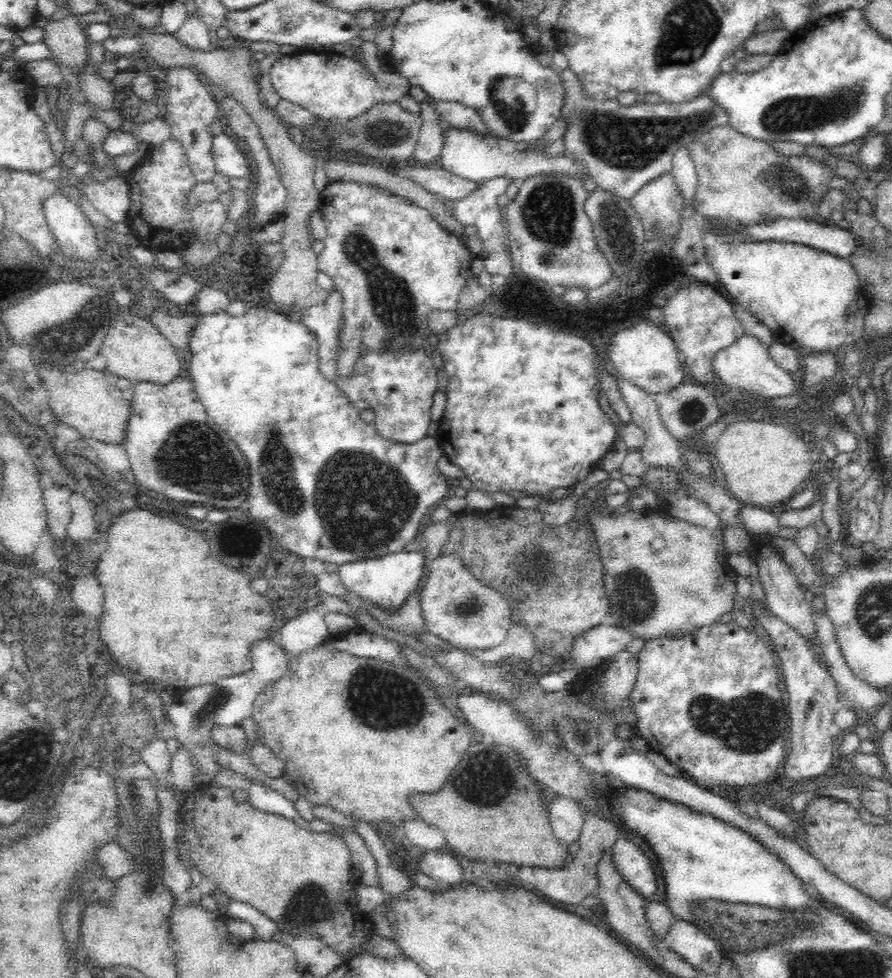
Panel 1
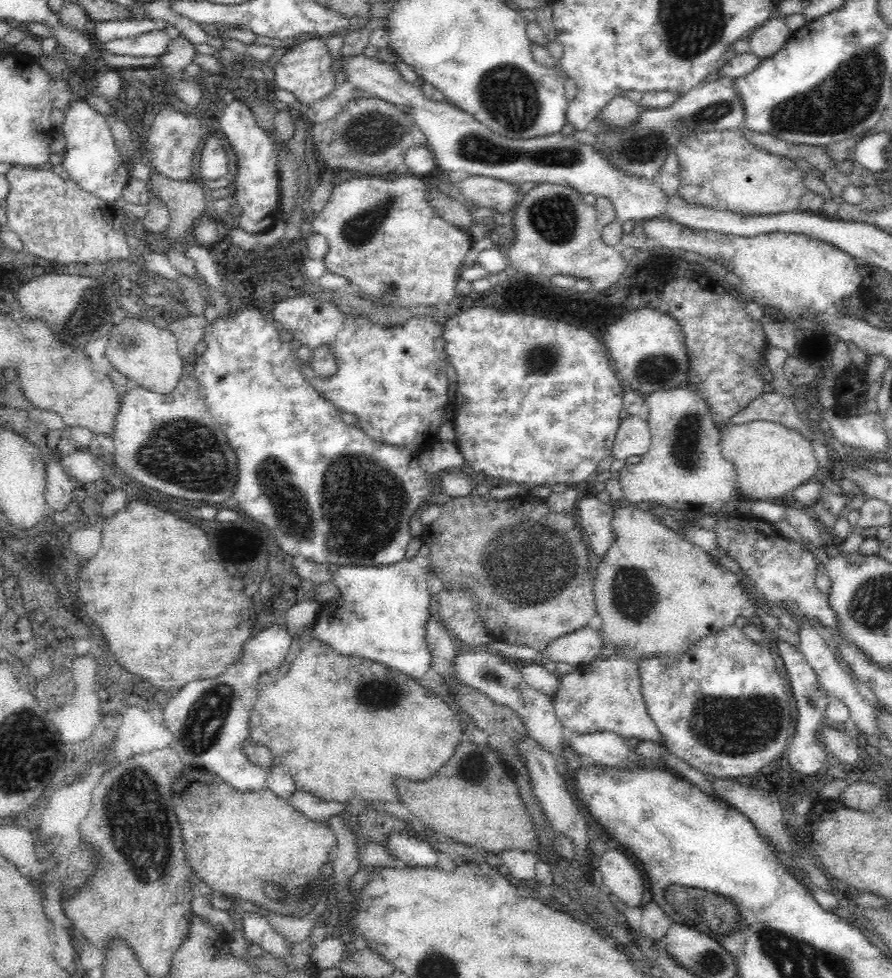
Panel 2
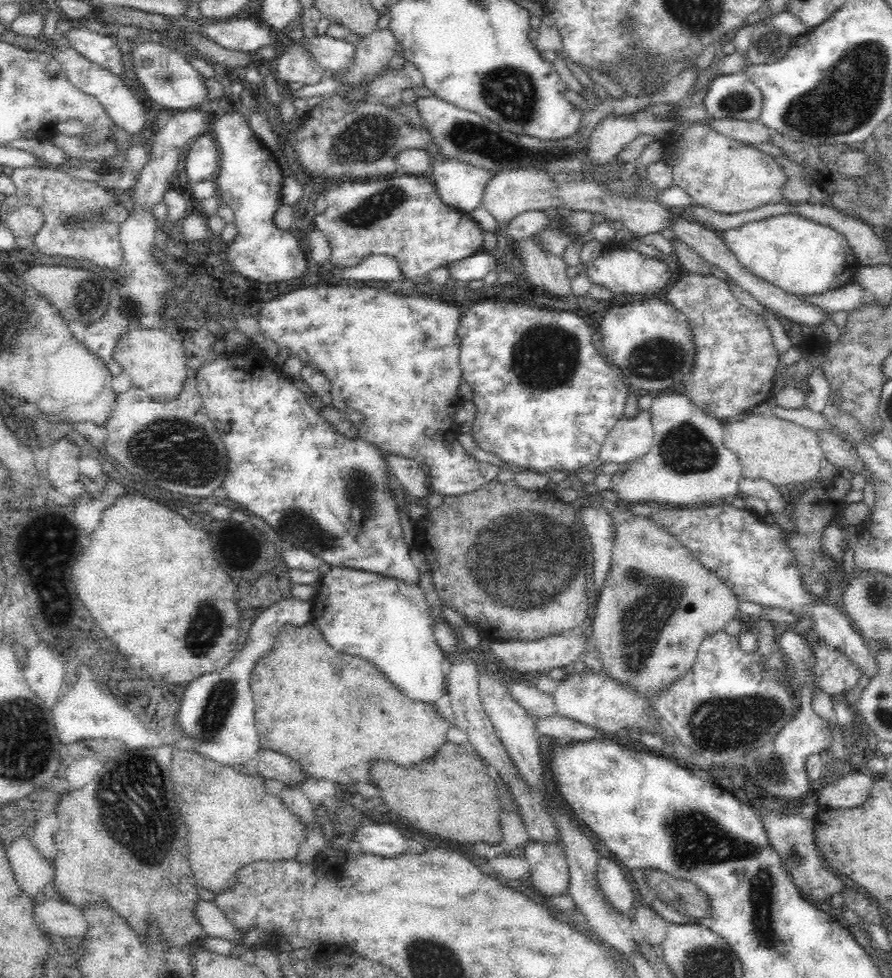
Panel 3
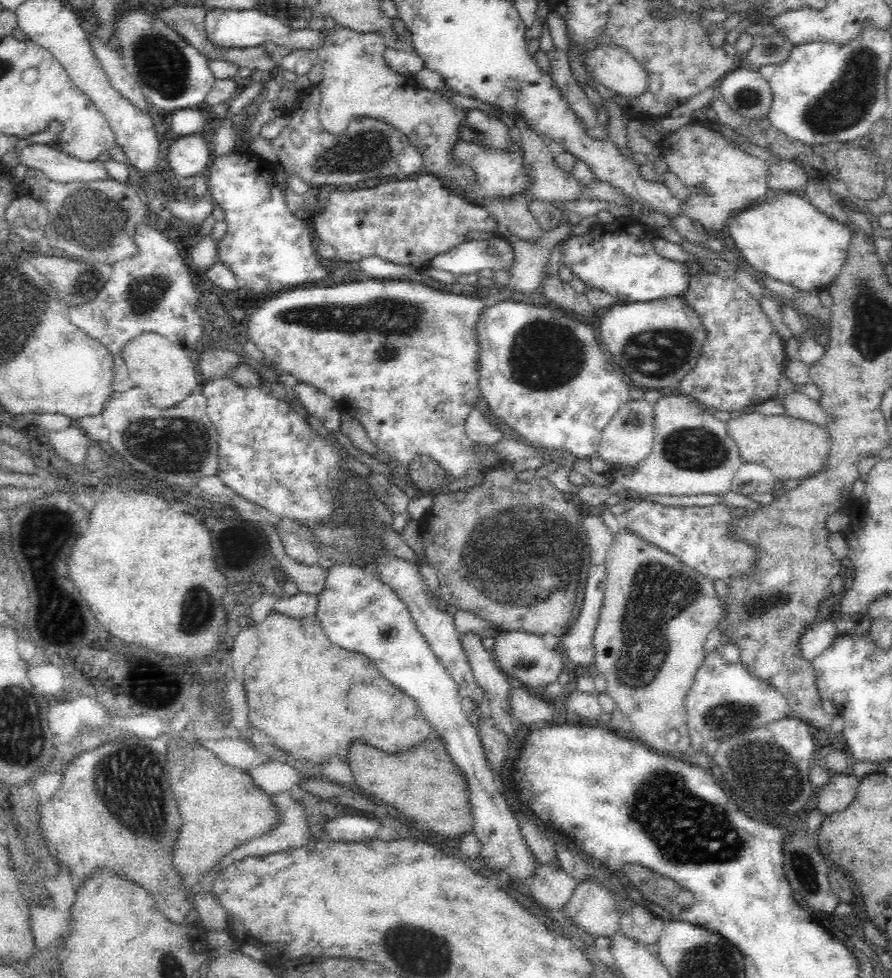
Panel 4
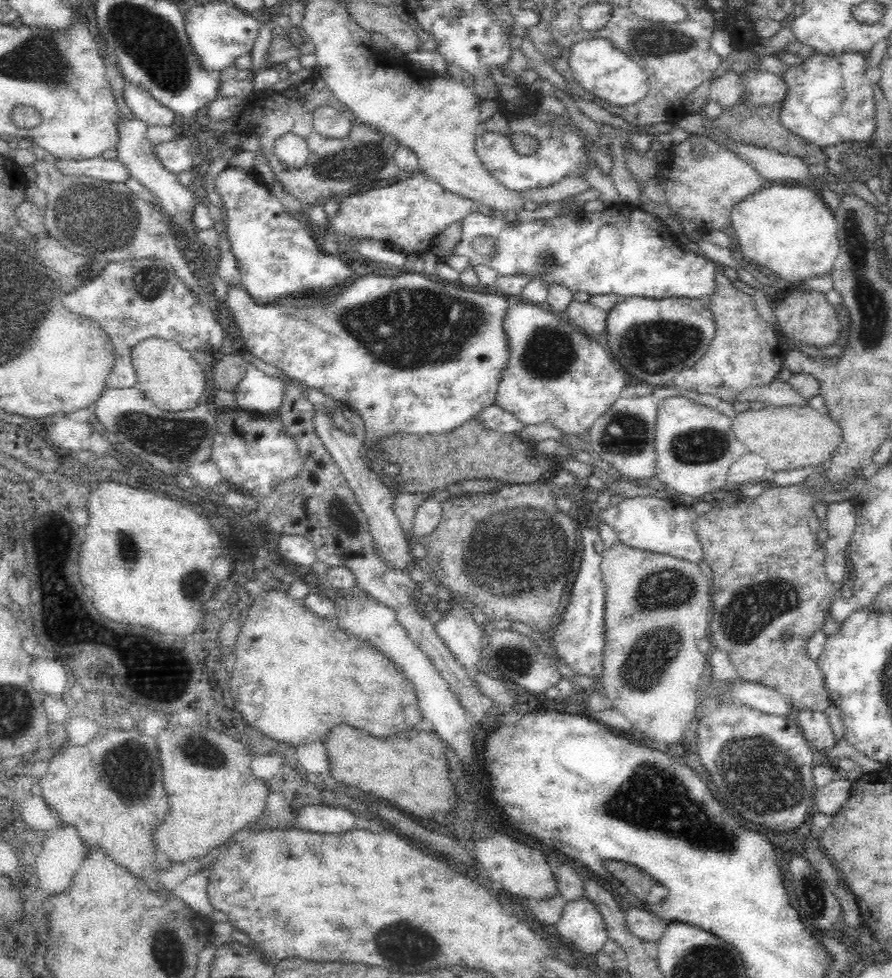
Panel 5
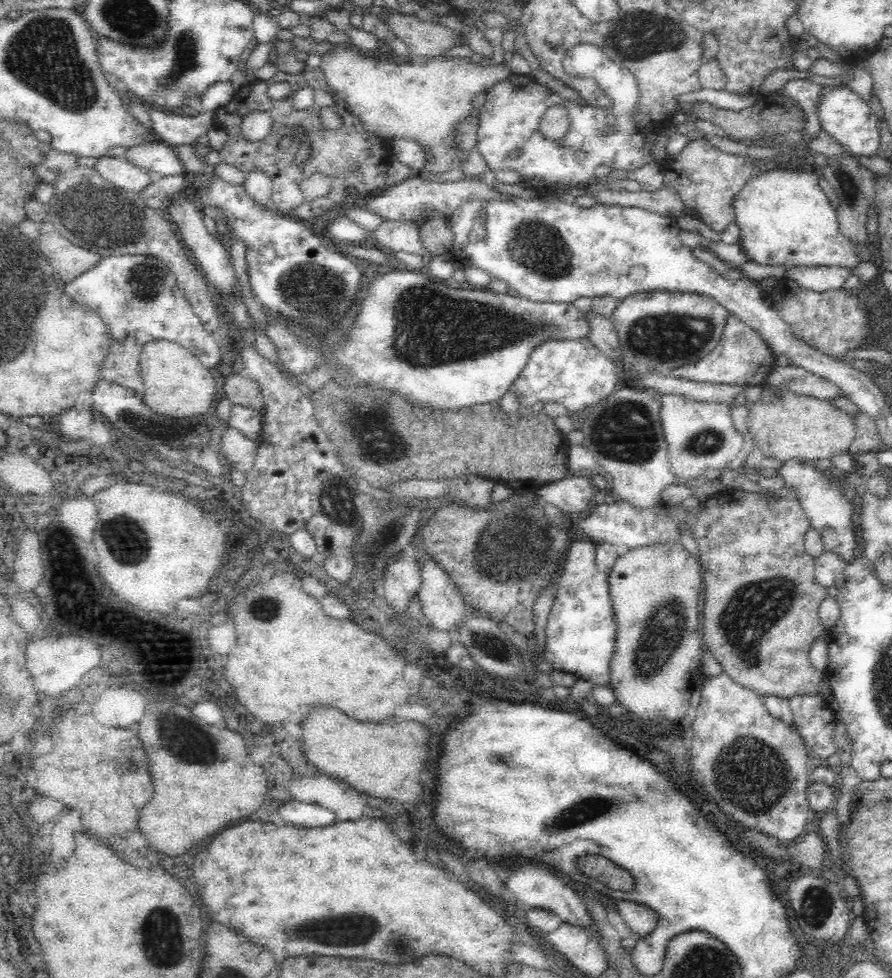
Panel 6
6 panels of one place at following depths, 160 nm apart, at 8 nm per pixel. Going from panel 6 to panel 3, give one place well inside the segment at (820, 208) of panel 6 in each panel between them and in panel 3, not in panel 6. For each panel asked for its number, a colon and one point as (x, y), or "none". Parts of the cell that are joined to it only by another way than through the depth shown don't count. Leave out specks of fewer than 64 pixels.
3: (803, 258)
4: (789, 240)
5: (788, 228)

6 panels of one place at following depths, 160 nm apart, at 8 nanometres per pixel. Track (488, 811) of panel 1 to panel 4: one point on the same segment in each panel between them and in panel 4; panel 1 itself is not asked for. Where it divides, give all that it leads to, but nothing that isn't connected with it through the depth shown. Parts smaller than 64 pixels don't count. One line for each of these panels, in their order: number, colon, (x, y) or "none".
2: (458, 802)
3: (452, 795)
4: (424, 783)

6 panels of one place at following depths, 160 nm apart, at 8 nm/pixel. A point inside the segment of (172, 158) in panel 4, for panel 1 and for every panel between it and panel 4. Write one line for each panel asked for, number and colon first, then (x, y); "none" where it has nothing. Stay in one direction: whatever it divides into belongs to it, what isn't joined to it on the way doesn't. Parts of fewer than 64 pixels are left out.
1: (228, 158)
2: (214, 164)
3: (202, 162)

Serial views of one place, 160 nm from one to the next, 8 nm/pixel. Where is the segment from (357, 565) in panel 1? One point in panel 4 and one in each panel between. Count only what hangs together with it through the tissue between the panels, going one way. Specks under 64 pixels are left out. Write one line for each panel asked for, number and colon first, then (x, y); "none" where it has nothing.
2: (381, 614)
3: (388, 621)
4: (358, 612)

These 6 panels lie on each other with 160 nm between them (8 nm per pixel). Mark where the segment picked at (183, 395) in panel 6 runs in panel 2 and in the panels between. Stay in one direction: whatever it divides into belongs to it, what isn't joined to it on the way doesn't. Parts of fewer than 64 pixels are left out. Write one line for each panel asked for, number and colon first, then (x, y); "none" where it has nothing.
2: (148, 354)
3: (155, 362)
4: (165, 371)
5: (168, 375)

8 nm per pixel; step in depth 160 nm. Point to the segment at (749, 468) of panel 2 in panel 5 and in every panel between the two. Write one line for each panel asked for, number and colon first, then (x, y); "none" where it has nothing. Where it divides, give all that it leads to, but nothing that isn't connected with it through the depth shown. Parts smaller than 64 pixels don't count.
3: (785, 454)
4: (793, 449)
5: (788, 438)

